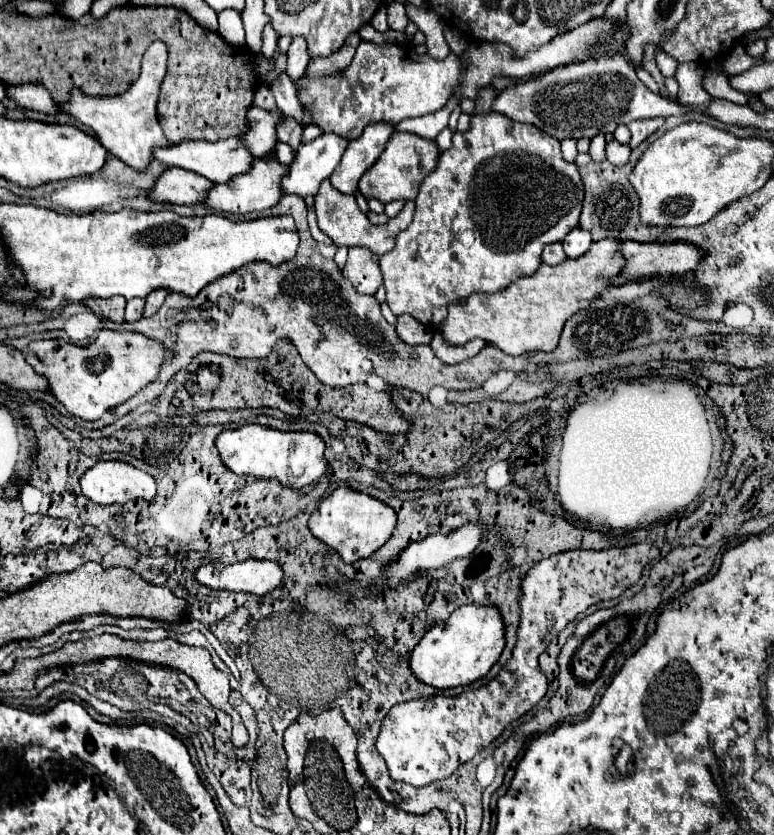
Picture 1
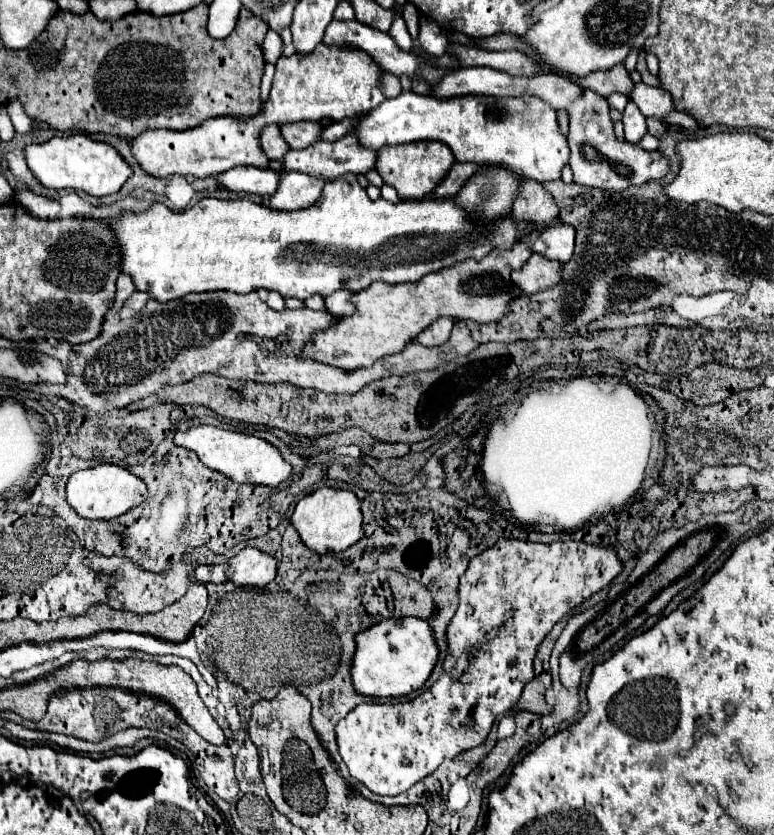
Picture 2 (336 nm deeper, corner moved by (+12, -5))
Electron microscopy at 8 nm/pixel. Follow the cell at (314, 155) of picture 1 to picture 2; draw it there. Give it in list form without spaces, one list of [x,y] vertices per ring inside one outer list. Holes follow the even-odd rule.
[[[402,92],[398,98],[384,100],[378,108],[370,110],[348,134],[358,138],[364,148],[380,150],[382,146],[406,144],[419,140],[438,140],[450,146],[458,162],[474,164],[502,164],[510,170],[518,170],[524,178],[534,178],[540,182],[558,180],[562,168],[568,164],[568,144],[558,130],[556,112],[552,106],[538,98],[494,98],[480,94],[466,94],[454,98],[426,98],[414,92]]]

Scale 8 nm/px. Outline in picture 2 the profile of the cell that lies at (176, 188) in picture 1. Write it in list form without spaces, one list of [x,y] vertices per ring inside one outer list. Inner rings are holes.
[[[236,166],[224,174],[214,176],[218,186],[228,192],[244,192],[244,194],[260,194],[270,196],[278,188],[280,174],[268,170],[260,170],[256,166]]]

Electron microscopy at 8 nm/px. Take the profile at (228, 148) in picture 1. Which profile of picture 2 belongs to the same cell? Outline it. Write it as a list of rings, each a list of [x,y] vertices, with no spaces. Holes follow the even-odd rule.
[[[270,124],[270,126],[264,126],[262,132],[260,132],[260,146],[264,150],[264,154],[270,158],[270,160],[282,160],[284,152],[288,152],[288,144],[282,140],[280,136],[280,130],[276,124]]]

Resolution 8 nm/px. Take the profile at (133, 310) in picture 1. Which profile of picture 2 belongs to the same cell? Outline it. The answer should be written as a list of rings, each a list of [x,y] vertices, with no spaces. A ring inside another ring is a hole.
[[[120,274],[120,276],[118,276],[118,284],[116,284],[116,300],[114,300],[114,306],[108,310],[108,314],[118,314],[120,308],[122,308],[122,304],[128,300],[128,296],[130,296],[132,292],[136,292],[136,288],[134,288],[130,276]]]

